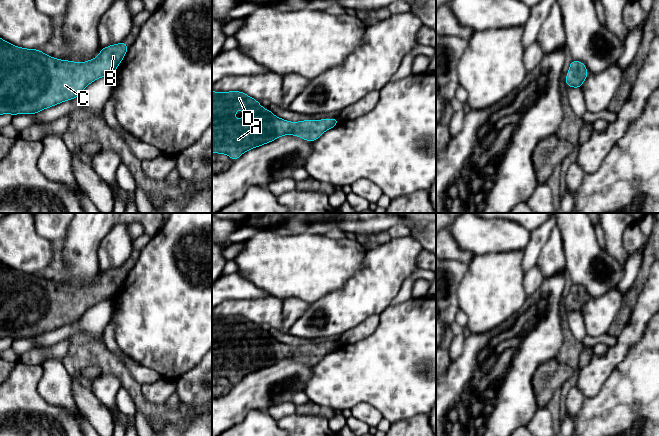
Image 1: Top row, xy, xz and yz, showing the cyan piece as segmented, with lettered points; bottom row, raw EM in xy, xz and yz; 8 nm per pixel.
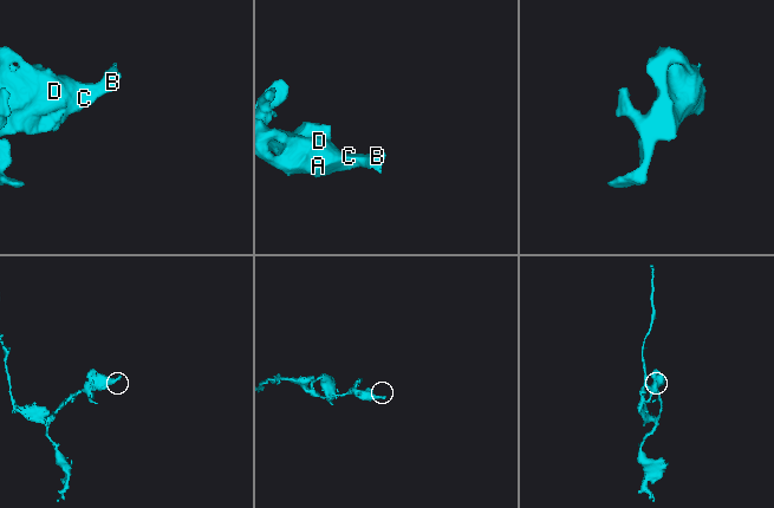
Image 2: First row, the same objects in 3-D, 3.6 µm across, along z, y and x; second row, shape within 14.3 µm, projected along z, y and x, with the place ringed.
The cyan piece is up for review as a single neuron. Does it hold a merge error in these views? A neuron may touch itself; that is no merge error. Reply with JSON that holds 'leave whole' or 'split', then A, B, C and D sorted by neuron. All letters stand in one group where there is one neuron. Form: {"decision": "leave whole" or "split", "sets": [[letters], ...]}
{"decision": "leave whole", "sets": [["A", "B", "C", "D"]]}

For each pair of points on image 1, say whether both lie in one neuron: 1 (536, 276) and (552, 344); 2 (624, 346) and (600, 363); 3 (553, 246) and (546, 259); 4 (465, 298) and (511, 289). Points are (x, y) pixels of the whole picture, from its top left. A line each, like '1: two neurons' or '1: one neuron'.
1: two neurons
2: one neuron
3: one neuron
4: one neuron

